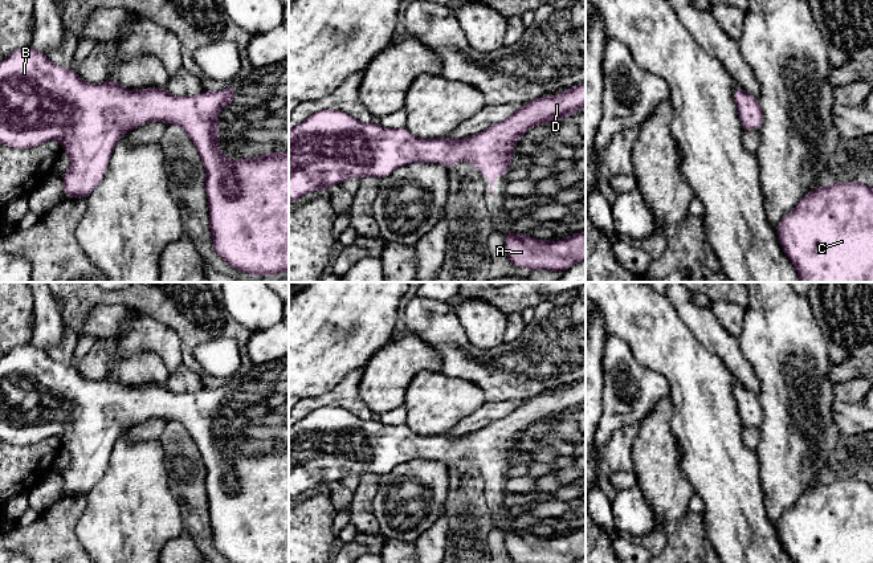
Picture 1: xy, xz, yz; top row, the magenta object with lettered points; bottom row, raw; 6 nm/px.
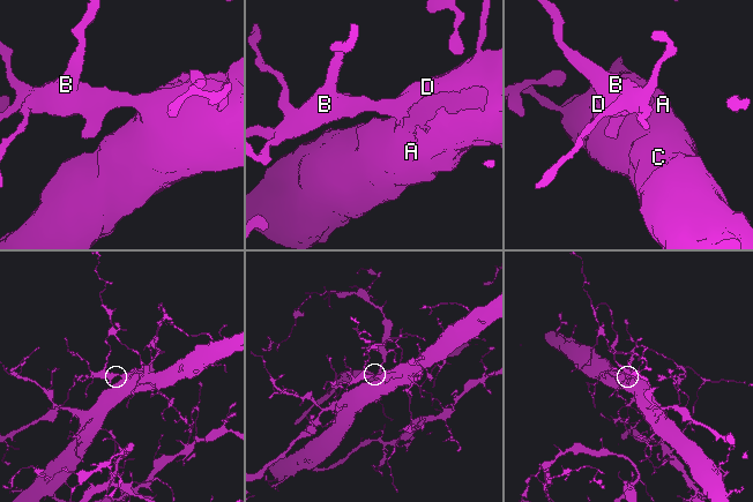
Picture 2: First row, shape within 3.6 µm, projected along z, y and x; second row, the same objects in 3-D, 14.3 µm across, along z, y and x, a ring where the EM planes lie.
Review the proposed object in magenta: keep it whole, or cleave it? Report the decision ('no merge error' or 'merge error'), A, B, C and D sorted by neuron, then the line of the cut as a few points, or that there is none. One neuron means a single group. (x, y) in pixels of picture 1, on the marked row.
no merge error; A B C D; no cut

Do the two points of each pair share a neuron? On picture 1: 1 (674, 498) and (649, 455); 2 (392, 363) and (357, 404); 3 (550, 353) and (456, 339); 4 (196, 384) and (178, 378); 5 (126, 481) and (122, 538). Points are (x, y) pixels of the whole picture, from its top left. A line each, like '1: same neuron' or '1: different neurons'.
1: same neuron
2: different neurons
3: same neuron
4: same neuron
5: same neuron

